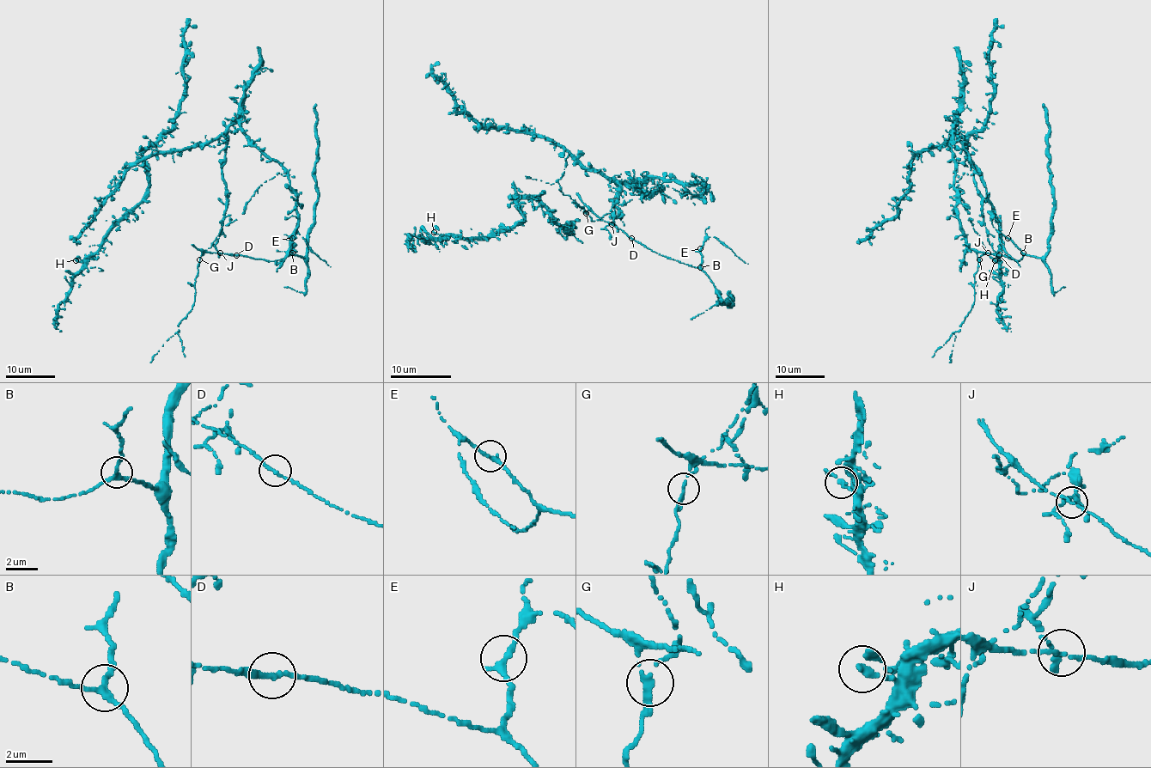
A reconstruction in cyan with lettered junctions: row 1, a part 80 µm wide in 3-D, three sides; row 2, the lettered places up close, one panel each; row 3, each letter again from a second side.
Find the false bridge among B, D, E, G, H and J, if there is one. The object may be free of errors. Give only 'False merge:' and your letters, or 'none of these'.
False merge: G

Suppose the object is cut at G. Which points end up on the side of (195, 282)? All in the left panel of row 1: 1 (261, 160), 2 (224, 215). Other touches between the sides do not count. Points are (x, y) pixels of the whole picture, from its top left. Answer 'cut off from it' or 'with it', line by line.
1: cut off from it
2: cut off from it

